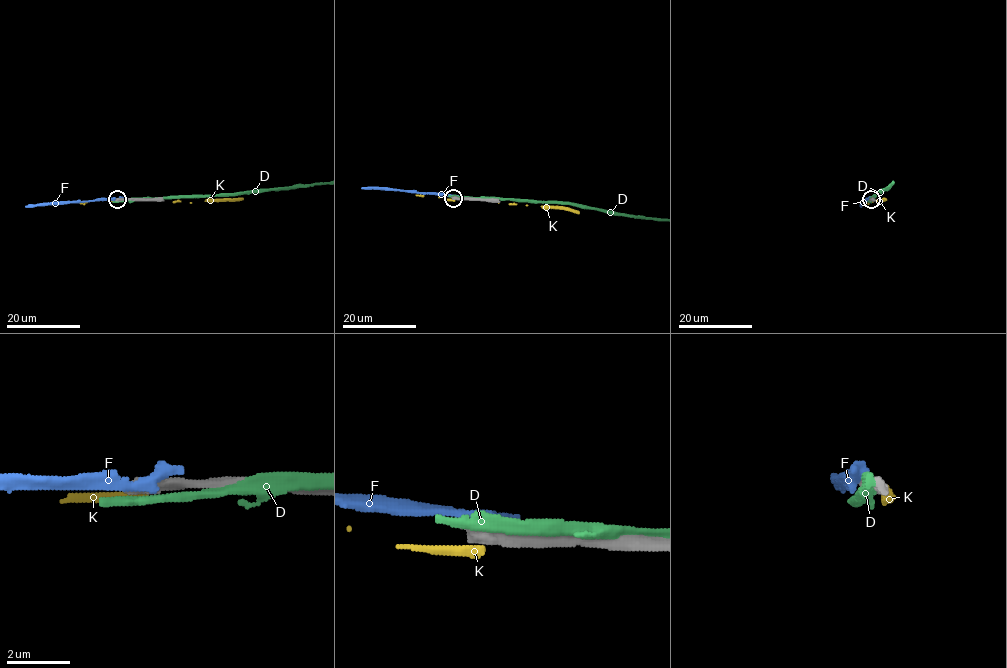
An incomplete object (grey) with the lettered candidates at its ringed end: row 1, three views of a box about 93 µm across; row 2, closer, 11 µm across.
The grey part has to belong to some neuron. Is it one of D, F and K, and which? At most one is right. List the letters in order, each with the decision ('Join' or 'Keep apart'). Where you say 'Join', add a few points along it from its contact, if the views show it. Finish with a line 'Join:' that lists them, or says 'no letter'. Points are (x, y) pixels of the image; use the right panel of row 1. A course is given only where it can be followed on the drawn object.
D: Keep apart
F: Keep apart
K: Keep apart
Join: no letter

